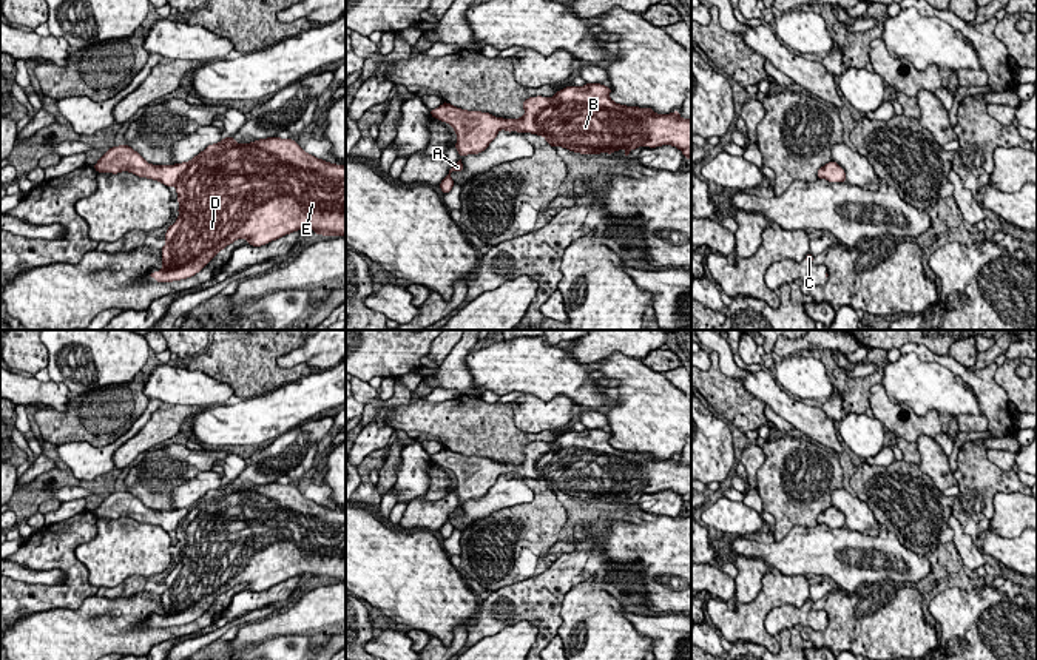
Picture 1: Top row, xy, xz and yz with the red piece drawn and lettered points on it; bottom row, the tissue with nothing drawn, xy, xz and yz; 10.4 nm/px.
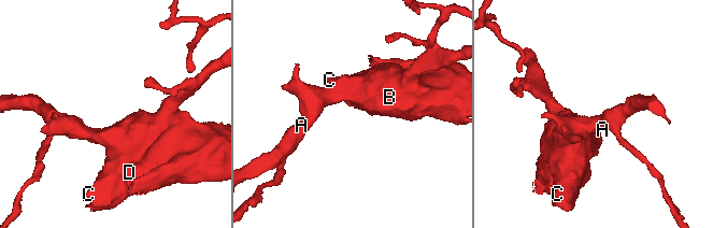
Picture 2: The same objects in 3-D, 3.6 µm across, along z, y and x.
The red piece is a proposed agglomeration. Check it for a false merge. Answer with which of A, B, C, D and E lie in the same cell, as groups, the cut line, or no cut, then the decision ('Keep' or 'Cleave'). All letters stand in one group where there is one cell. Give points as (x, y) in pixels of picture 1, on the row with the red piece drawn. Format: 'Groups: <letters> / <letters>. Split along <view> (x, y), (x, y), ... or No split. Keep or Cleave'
Groups: A B C D E. No split. Keep

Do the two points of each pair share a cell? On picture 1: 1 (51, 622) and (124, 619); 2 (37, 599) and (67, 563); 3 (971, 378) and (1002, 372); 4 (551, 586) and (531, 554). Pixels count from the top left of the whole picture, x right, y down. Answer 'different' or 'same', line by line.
1: same
2: same
3: different
4: different

